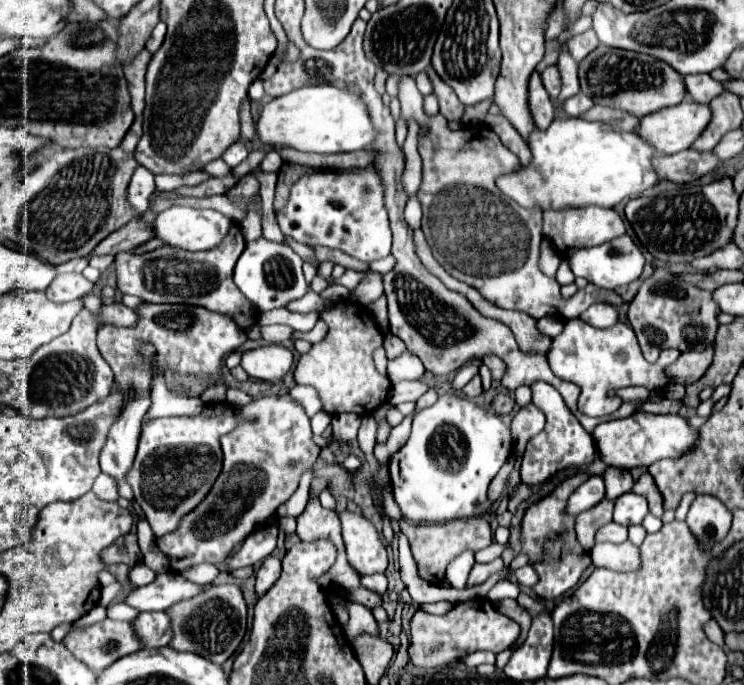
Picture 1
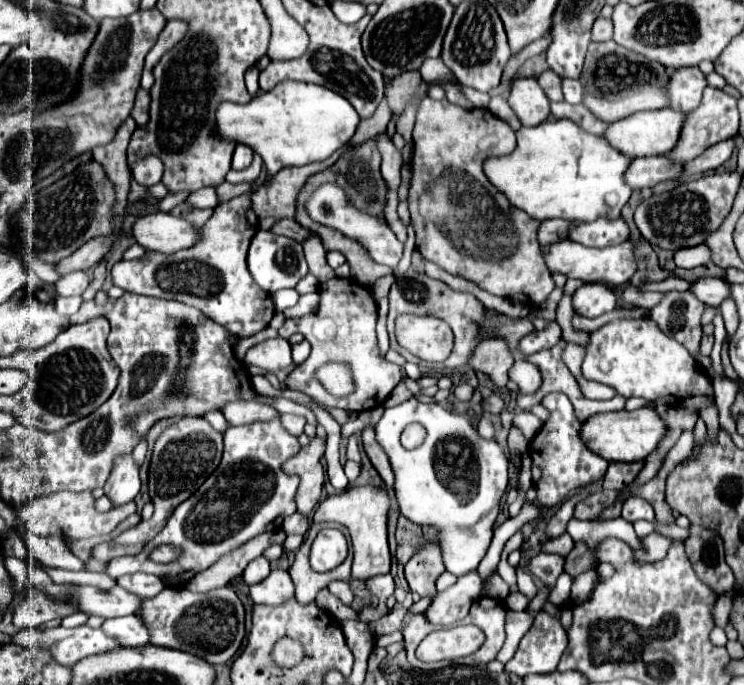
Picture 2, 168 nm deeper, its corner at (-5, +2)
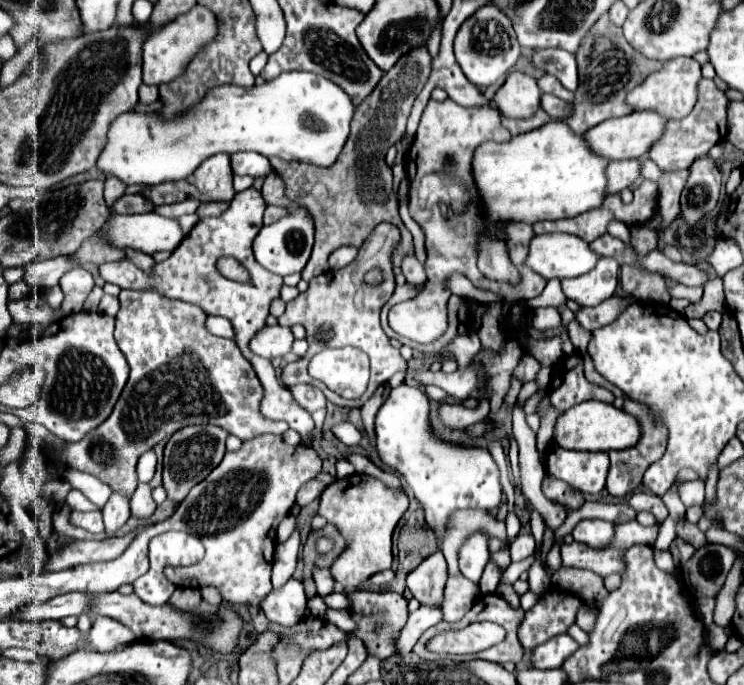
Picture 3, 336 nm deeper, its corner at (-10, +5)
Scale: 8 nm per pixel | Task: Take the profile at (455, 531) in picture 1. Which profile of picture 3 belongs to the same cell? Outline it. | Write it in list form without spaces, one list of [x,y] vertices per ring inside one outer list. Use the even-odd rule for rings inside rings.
[[[436,551],[408,575],[408,589],[412,591],[414,599],[418,599],[422,605],[438,607],[442,603],[446,579],[446,559],[440,559],[440,551]]]

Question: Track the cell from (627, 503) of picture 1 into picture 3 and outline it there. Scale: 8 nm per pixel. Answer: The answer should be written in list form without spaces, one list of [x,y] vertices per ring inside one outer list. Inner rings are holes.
[[[638,491],[630,497],[628,501],[636,511],[650,511],[656,515],[658,521],[664,521],[668,517],[668,509],[662,501],[662,497],[658,495],[652,495],[652,493],[646,493],[646,491]]]

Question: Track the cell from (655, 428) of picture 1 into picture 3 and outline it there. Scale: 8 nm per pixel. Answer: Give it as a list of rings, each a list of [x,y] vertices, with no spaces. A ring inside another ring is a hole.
[[[588,401],[578,403],[572,407],[572,411],[560,413],[560,417],[554,423],[554,437],[552,441],[558,447],[564,449],[578,449],[578,451],[612,451],[612,449],[624,449],[636,445],[640,439],[640,425],[638,421],[624,413],[622,409],[616,409],[614,405],[600,403],[600,401]]]

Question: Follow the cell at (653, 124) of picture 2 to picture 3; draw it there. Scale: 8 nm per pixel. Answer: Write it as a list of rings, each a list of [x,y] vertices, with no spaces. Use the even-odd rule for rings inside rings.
[[[642,111],[642,113],[630,113],[618,119],[608,119],[584,133],[584,141],[592,147],[594,155],[600,155],[608,161],[622,161],[622,159],[638,159],[648,153],[650,145],[660,139],[664,131],[666,119],[660,117],[654,111]]]

